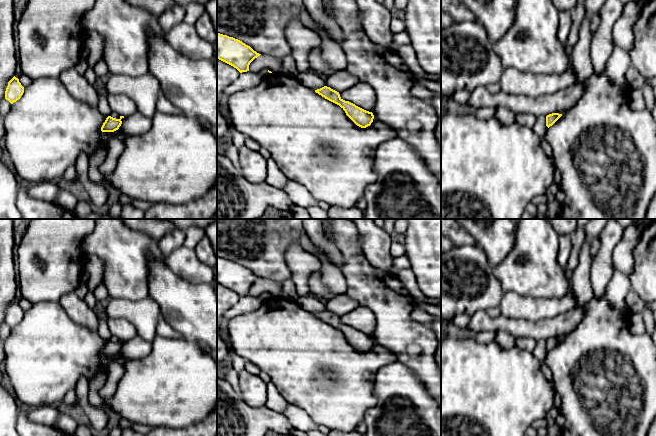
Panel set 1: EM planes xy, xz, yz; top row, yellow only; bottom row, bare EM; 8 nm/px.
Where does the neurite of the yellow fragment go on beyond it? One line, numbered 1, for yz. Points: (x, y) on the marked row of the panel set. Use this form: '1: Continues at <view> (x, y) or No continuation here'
1: No continuation here

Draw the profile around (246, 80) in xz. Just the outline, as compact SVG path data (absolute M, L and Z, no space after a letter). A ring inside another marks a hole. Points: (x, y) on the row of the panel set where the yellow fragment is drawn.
M242 72L239 77L229 86L227 86L224 90L224 95L226 97L241 91L243 89L249 89L256 87L262 80L263 76L259 73L254 72Z

